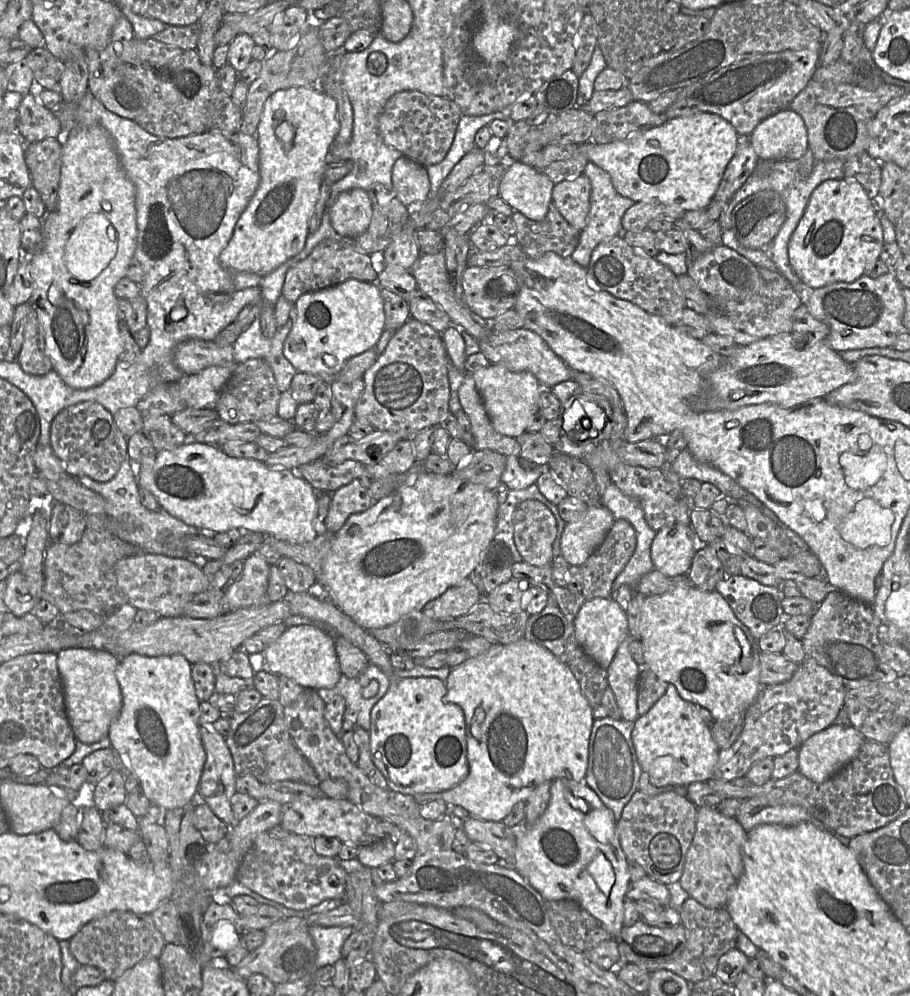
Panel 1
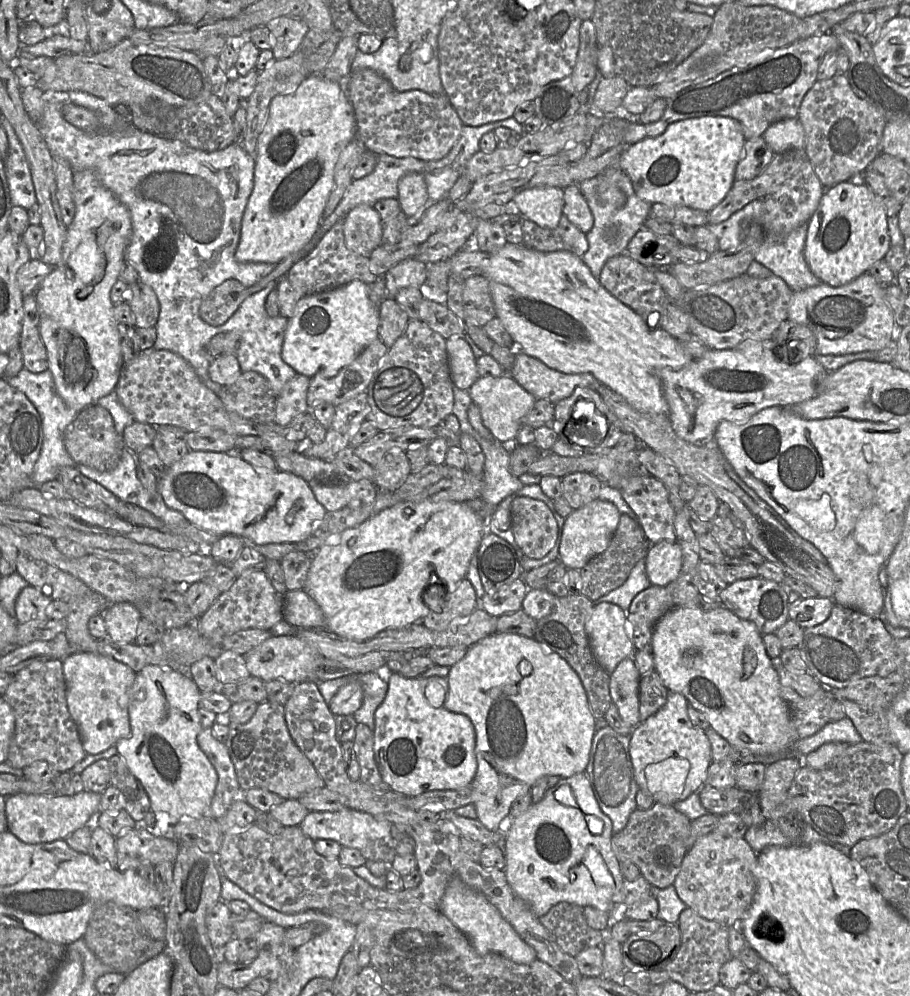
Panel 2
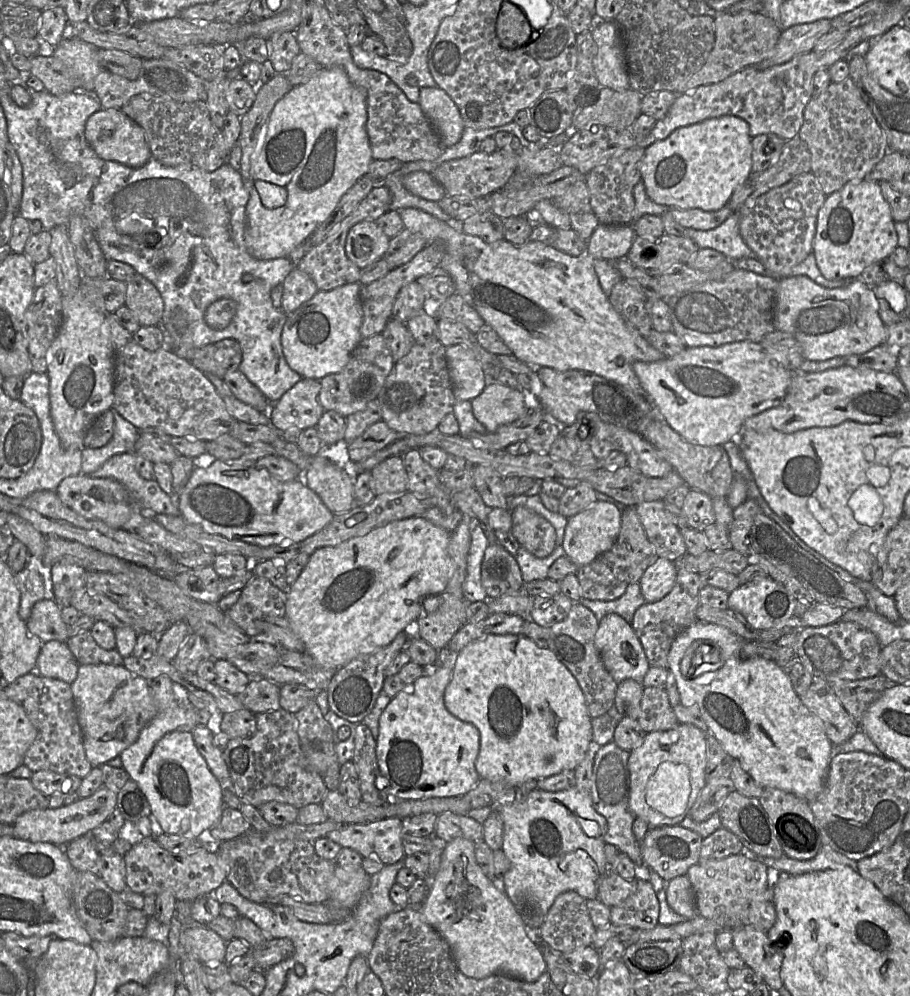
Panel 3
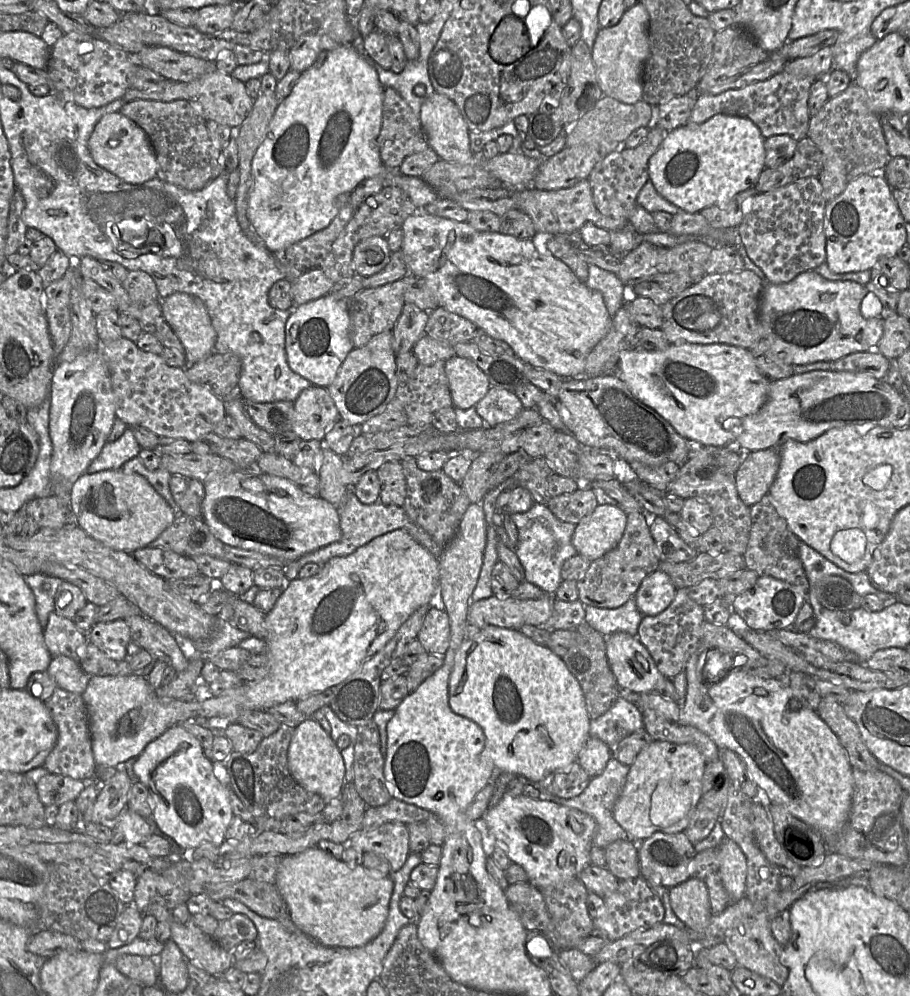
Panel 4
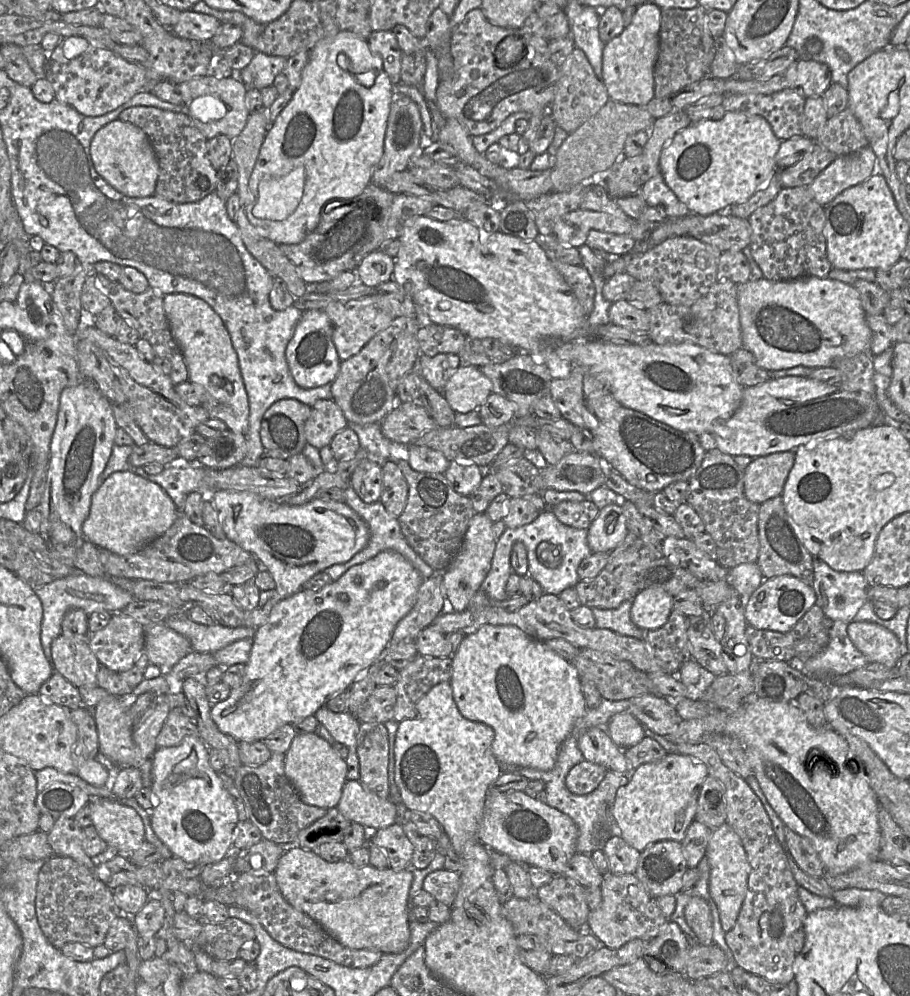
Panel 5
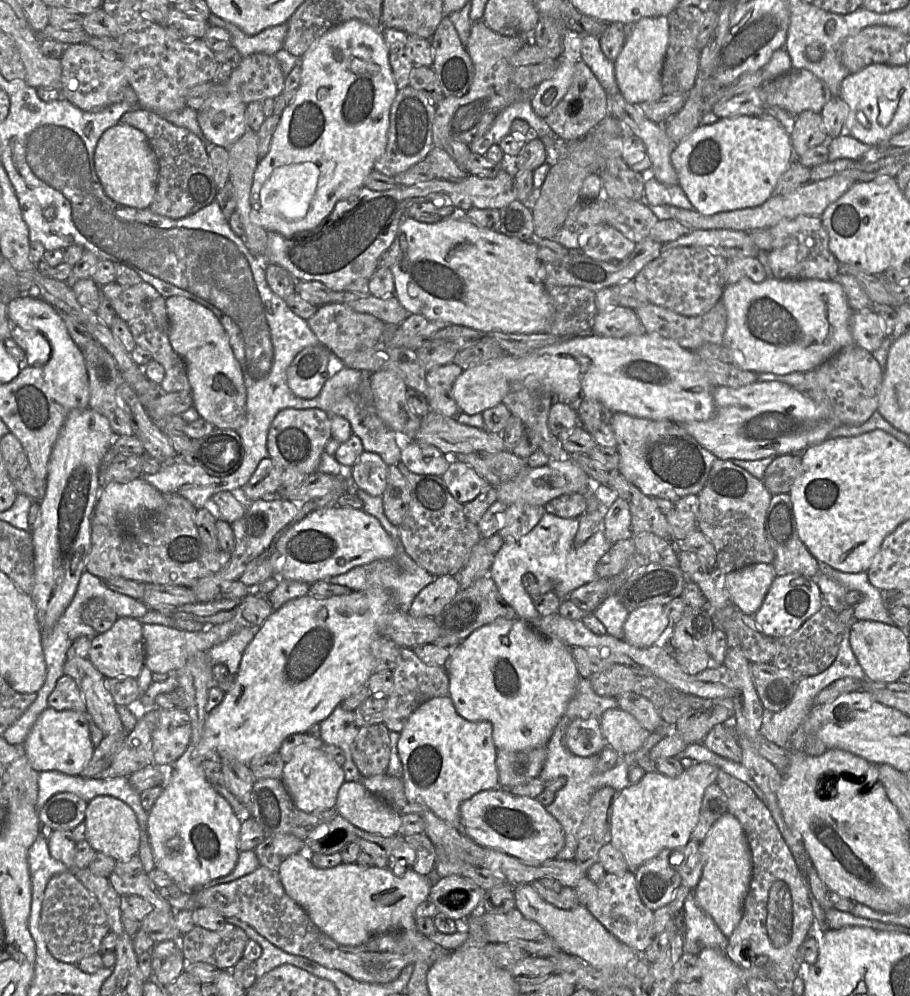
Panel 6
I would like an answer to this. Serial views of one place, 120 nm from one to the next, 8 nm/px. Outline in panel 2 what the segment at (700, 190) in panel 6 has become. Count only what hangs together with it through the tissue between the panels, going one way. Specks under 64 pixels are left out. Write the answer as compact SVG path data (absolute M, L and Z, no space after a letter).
M704 116L671 123L663 134L628 146L619 156L620 169L630 178L636 195L651 204L682 205L711 211L728 194L735 182L735 170L746 139L740 123L729 117Z

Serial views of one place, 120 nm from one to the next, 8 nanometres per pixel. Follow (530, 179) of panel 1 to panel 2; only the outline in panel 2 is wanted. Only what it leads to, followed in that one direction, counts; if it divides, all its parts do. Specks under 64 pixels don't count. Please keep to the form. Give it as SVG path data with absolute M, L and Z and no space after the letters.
M535 187L519 192L512 199L520 214L538 226L554 229L563 215L563 189Z

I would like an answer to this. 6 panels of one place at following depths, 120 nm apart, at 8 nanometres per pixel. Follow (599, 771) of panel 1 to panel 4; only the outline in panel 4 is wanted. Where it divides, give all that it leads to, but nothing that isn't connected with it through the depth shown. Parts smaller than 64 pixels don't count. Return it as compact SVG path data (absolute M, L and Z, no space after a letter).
M613 754L603 772L595 777L591 777L591 780L586 789L580 795L570 799L559 798L549 792L549 784L553 775L546 777L540 782L530 782L525 777L519 775L515 776L514 779L518 779L524 785L530 783L537 787L541 791L540 799L542 800L553 801L563 806L579 810L591 816L596 823L596 832L593 838L593 846L605 848L616 840L629 840L628 834L616 822L613 816L614 805L624 788L629 770L630 766L622 764Z

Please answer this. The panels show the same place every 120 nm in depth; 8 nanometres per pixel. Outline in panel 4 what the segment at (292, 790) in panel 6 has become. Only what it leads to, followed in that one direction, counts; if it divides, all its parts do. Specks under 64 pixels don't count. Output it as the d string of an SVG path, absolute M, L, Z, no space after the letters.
M313 717L307 718L295 728L288 748L287 761L291 775L305 790L318 794L326 804L340 797L345 784L343 757L336 742Z

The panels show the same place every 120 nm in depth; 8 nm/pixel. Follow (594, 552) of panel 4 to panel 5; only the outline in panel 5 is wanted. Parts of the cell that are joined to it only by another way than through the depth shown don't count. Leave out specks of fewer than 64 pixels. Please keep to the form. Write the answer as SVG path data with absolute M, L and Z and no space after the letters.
M621 502L600 509L587 530L588 546L593 553L610 553L619 546L629 532Z

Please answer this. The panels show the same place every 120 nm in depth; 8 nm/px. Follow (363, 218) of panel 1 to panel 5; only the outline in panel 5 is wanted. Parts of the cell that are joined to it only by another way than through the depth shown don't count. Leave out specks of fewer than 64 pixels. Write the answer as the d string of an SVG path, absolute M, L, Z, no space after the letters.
M380 249L368 253L357 266L358 281L369 287L376 287L392 279L395 259Z

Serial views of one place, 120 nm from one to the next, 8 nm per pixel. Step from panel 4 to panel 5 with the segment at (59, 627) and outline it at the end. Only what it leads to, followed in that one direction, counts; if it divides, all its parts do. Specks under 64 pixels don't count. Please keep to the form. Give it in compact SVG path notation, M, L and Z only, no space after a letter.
M63 634L51 645L52 666L75 687L98 687L99 662L87 639L70 639Z

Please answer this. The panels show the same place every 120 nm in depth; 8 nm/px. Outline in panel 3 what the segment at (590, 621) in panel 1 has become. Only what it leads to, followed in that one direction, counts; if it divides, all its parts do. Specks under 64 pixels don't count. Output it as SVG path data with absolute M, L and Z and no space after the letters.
M607 614L599 621L594 641L605 668L617 683L625 679L642 683L650 664L630 623L618 614Z

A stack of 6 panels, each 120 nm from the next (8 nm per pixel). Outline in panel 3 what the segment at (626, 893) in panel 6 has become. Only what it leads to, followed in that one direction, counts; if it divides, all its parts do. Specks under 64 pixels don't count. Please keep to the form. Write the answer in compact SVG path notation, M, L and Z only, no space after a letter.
M638 879L636 889L621 904L610 908L610 923L635 929L655 928L660 905L650 881Z

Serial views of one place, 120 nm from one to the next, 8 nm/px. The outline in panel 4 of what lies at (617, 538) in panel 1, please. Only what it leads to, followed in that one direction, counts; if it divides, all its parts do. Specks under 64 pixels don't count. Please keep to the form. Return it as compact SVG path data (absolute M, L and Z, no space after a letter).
M643 510L630 512L618 545L591 562L586 573L577 581L579 601L597 608L618 608L636 595L645 577L658 569L659 562L657 547L649 529L648 515Z

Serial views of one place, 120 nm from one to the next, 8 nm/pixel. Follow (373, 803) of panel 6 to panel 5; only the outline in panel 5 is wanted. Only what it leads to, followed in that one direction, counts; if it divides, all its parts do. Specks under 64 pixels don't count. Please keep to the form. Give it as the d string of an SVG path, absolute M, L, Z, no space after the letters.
M347 780L336 808L350 822L363 825L368 831L386 828L400 821L401 806L369 791L360 781Z

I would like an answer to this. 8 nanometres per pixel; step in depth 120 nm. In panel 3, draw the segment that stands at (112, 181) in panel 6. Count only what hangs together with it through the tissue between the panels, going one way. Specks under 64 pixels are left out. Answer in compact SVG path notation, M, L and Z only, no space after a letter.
M102 108L92 114L86 122L84 134L89 145L103 160L139 168L152 157L144 130L121 109Z

